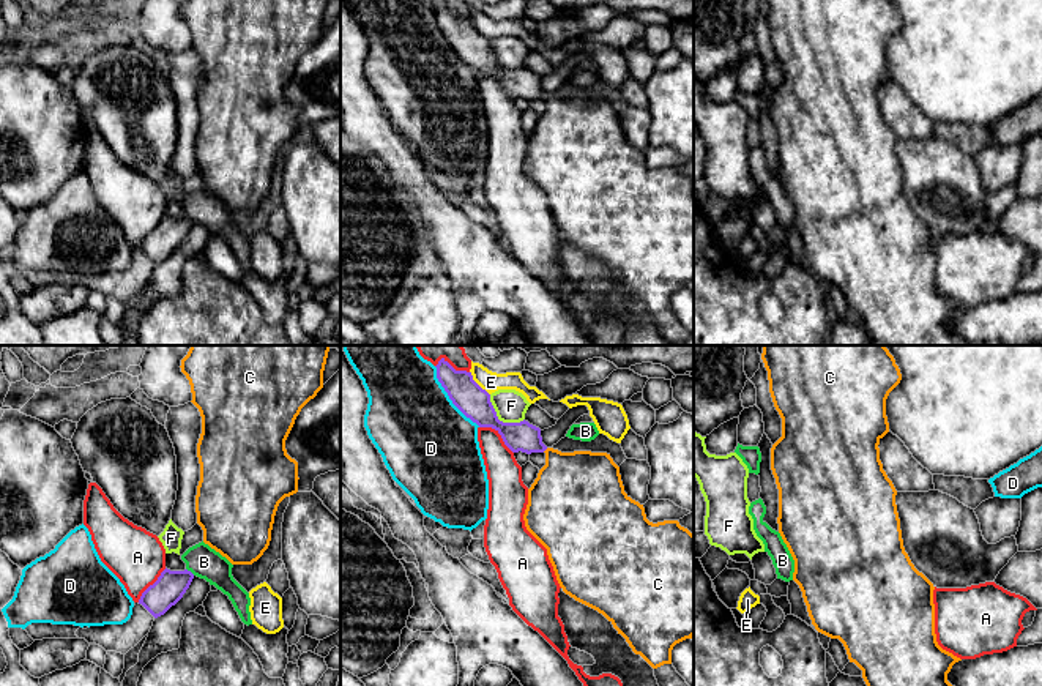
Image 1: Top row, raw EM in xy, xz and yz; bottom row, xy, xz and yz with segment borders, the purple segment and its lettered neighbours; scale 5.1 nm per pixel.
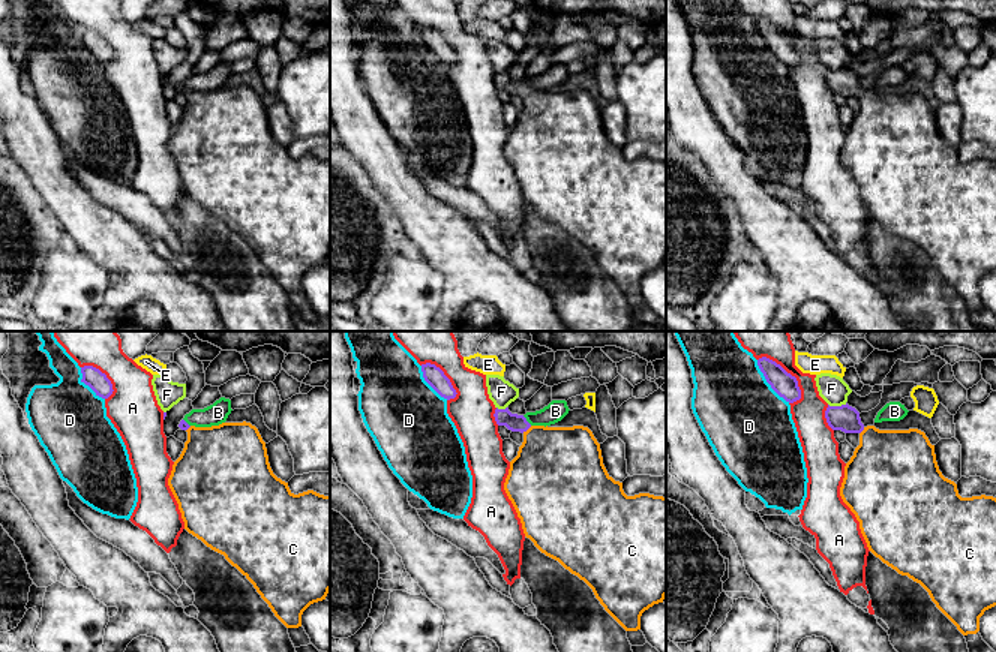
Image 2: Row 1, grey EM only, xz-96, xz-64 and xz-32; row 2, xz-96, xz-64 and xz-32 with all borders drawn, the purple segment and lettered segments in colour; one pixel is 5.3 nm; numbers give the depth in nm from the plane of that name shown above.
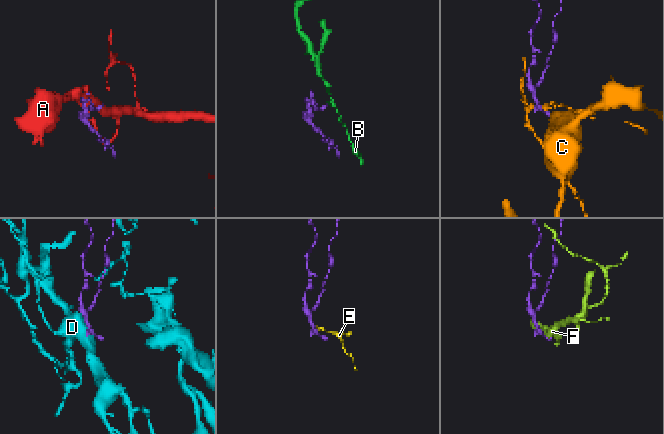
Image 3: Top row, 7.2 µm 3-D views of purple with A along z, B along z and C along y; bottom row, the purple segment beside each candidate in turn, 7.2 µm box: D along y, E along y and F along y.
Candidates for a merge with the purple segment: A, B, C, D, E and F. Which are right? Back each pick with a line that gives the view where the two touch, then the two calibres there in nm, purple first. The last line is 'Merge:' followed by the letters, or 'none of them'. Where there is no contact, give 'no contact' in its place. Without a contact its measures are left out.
C: meets purple in xz; 150 nm thick on the purple side, 380 nm on the other
Merge: C

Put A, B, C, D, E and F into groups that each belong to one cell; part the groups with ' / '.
A / B / C / D / E / F

